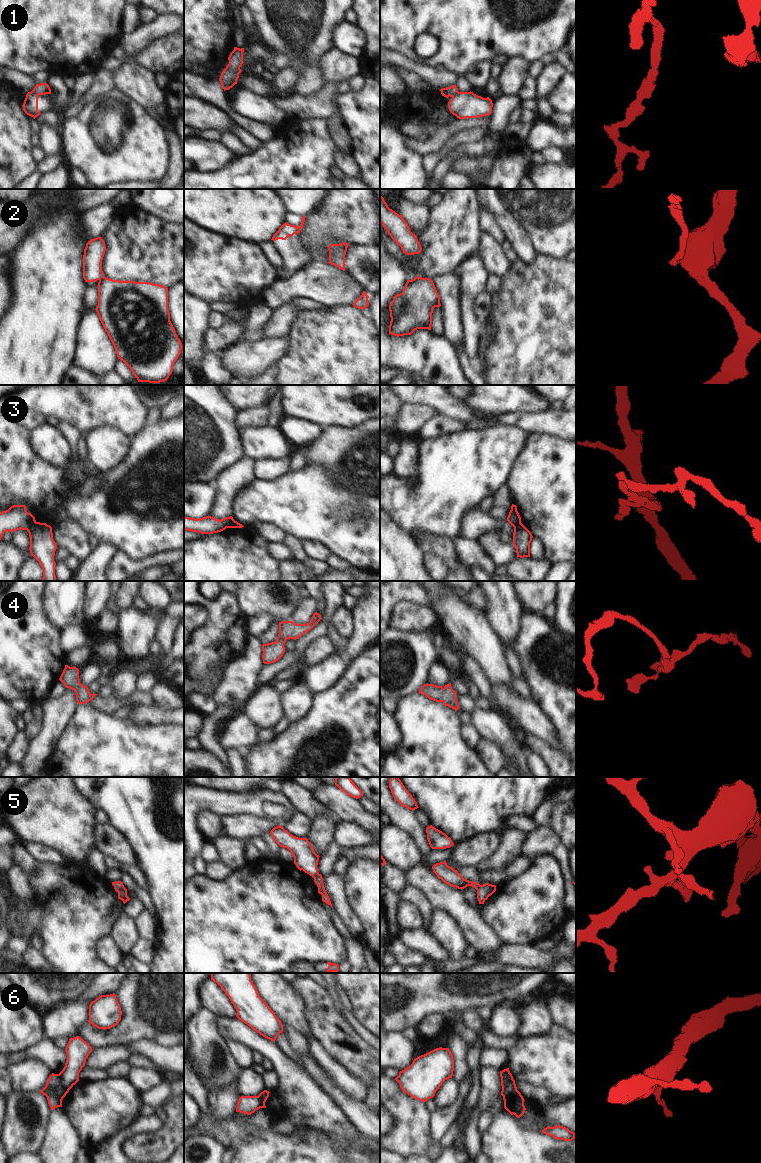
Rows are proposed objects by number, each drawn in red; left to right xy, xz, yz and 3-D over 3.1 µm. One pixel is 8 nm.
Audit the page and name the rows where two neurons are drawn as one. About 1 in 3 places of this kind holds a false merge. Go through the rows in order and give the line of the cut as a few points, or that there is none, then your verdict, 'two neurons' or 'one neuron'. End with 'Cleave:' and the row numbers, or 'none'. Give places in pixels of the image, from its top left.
1: cut xz (226, 67), (238, 74); two neurons
2: cut xy (103, 276), (99, 280); two neurons
3: cut xy (35, 521), (27, 530); two neurons
4: cut none; one neuron
5: cut xy (123, 886), (117, 891); two neurons
6: cut xy (58, 1074), (60, 1084), (67, 1092); two neurons
Cleave: 1, 2, 3, 5, 6

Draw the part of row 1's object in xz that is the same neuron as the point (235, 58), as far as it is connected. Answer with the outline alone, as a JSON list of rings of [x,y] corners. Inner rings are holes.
[[[234,47],[234,50],[230,53],[228,57],[229,64],[226,66],[226,68],[240,74],[242,72],[240,67],[243,64],[243,52],[244,52],[244,48],[240,49]]]

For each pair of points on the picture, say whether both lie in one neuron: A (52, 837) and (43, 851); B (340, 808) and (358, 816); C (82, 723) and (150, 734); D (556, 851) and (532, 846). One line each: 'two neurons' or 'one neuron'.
A: two neurons
B: one neuron
C: one neuron
D: one neuron

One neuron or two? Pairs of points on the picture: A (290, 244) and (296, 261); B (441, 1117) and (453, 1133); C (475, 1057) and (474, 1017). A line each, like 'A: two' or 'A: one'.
A: one
B: two
C: two

